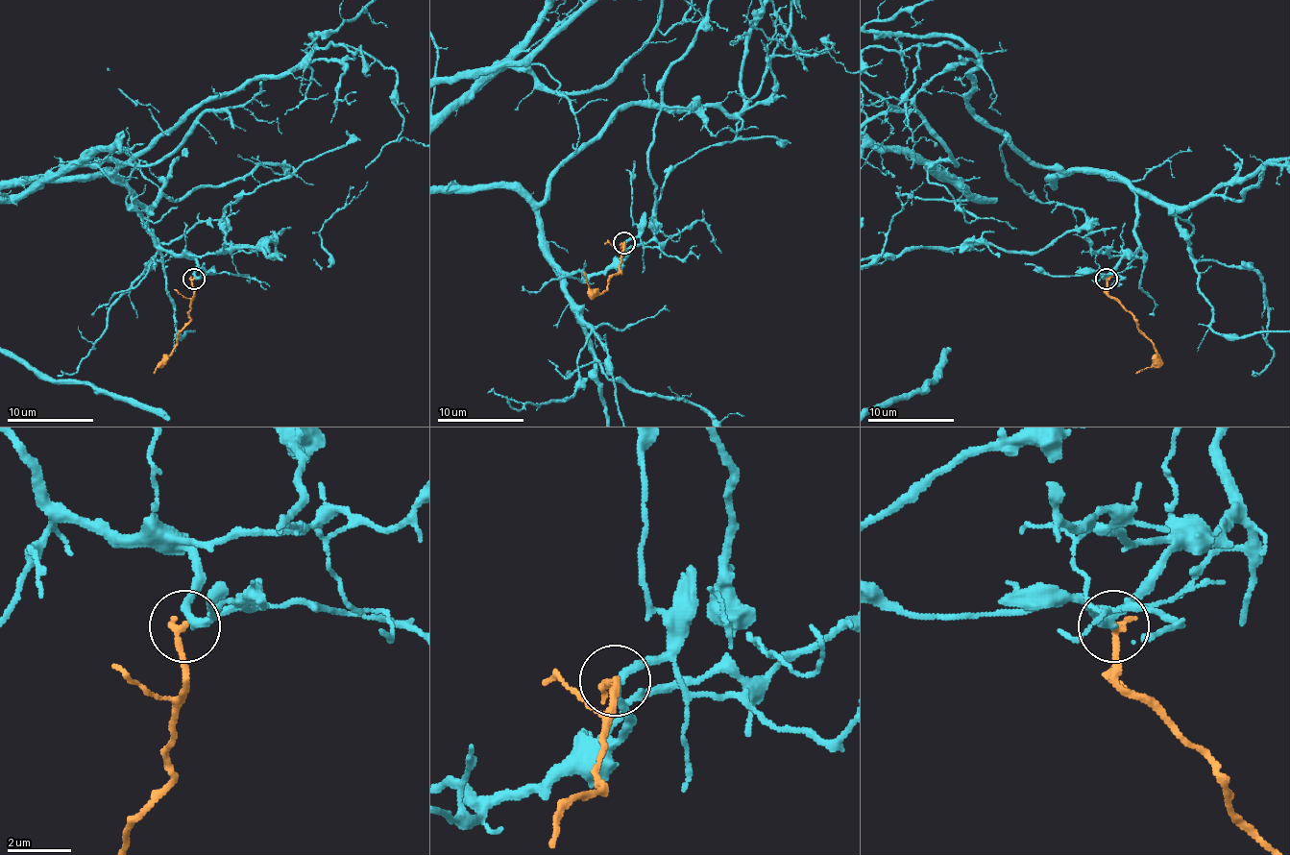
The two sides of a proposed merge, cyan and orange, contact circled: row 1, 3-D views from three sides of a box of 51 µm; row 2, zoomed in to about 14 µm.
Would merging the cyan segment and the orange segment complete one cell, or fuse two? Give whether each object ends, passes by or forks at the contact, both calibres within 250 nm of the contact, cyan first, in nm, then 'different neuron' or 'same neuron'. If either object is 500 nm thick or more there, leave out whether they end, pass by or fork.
cyan passes by; orange ends; calibres 240 and 280 nm; different neuron

